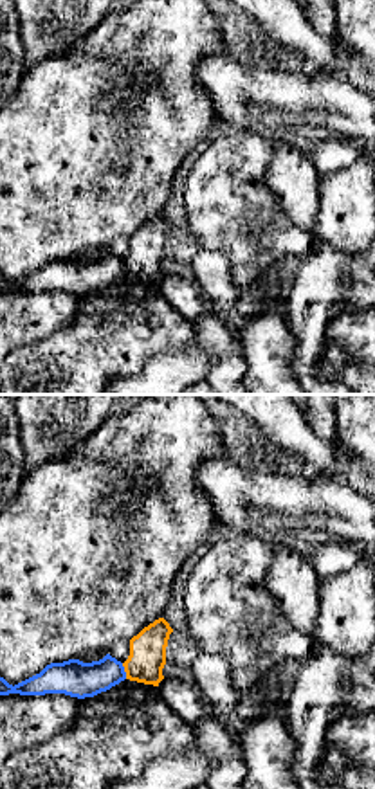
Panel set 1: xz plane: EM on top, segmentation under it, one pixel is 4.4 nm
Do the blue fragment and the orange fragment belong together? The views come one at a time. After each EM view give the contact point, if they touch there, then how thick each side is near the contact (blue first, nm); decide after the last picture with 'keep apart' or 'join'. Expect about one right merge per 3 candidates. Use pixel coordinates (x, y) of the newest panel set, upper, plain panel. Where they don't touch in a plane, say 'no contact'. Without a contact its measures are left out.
(123, 267) | 160/160 nm

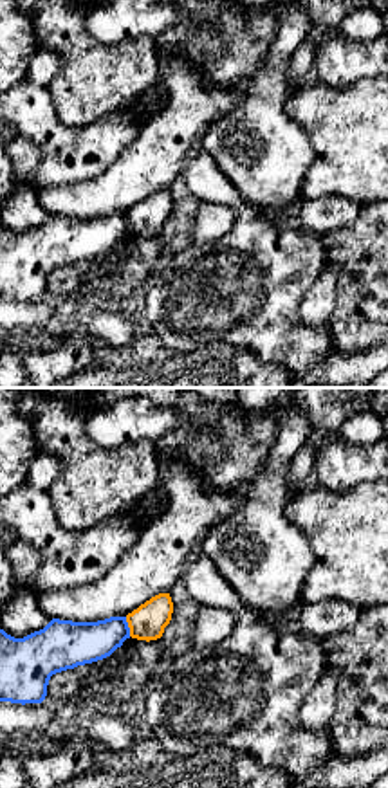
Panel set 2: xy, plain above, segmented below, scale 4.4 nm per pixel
(127, 222) | 190/160 nm

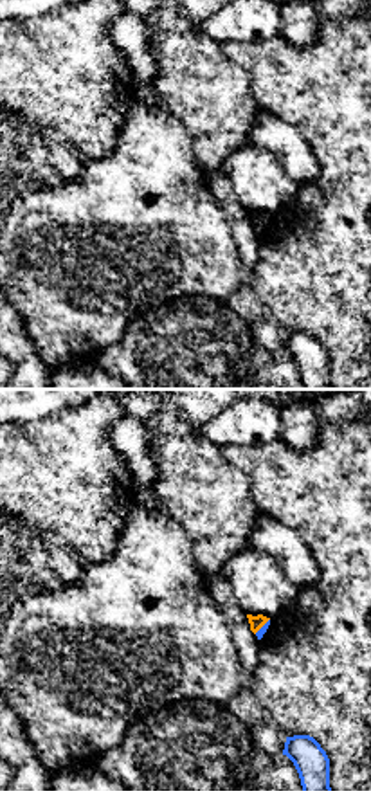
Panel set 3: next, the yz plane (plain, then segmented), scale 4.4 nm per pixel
(263, 222) | 40/60 nm

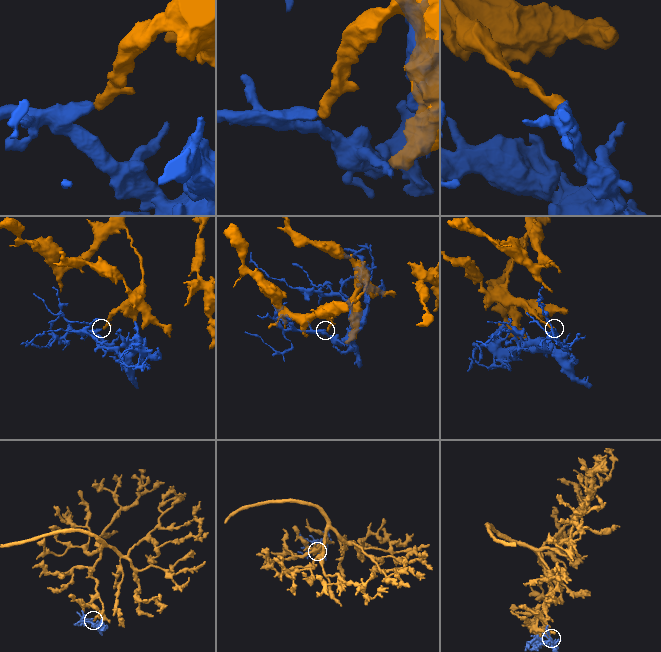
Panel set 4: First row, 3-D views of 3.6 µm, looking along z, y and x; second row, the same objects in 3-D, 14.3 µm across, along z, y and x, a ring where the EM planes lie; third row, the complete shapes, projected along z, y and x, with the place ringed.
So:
keep apart

